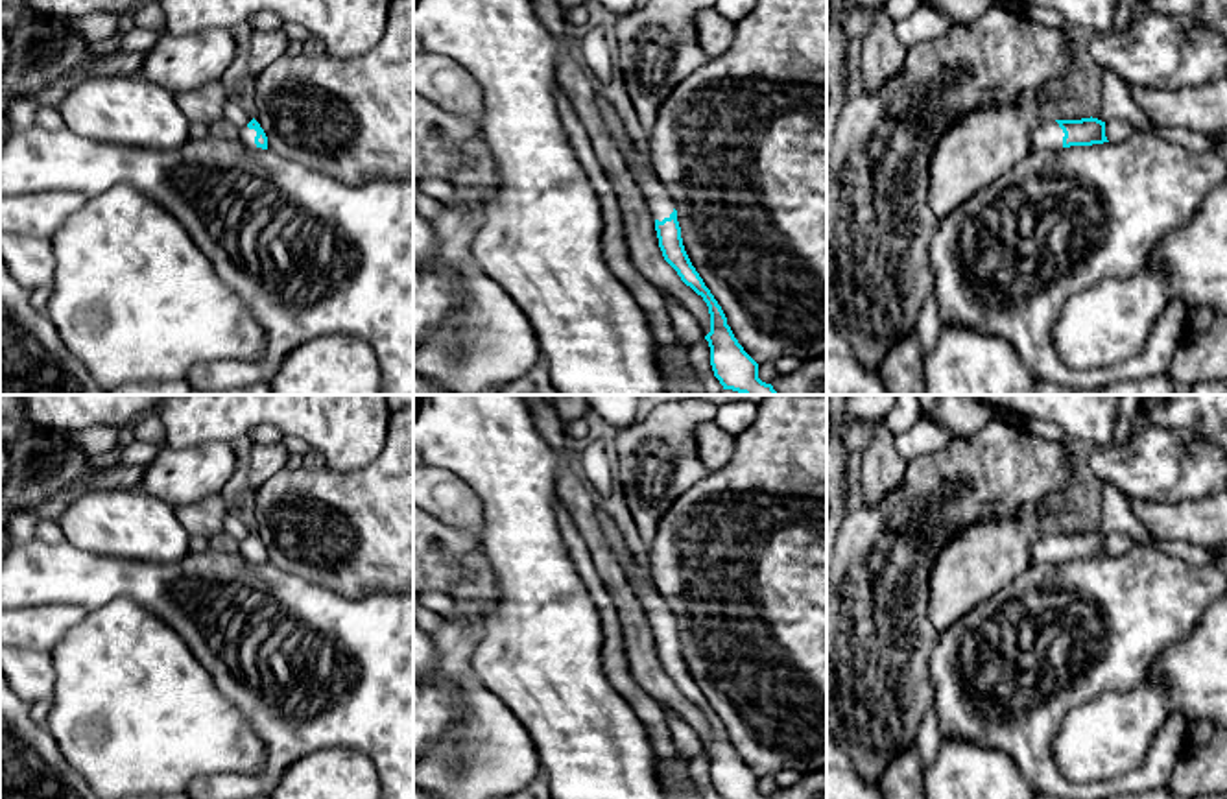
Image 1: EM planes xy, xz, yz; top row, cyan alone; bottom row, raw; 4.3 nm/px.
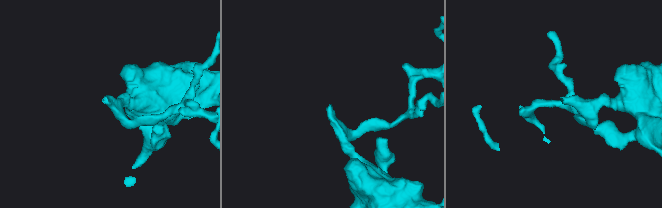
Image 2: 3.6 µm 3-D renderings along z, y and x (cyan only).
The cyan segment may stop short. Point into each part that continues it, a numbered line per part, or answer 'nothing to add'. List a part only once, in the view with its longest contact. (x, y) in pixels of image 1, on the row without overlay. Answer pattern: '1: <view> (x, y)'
1: yz (1047, 550)

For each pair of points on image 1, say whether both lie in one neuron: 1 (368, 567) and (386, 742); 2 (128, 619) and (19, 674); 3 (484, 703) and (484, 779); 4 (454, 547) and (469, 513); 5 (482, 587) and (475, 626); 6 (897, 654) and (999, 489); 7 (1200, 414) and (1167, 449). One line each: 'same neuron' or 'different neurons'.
1: different neurons
2: different neurons
3: same neuron
4: different neurons
5: same neuron
6: same neuron
7: different neurons

